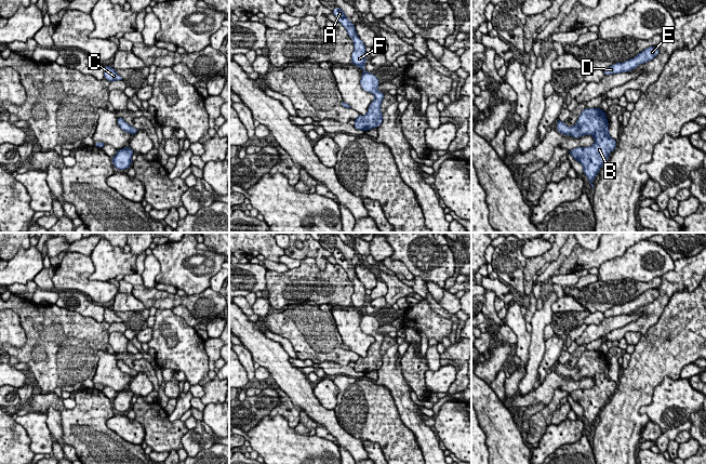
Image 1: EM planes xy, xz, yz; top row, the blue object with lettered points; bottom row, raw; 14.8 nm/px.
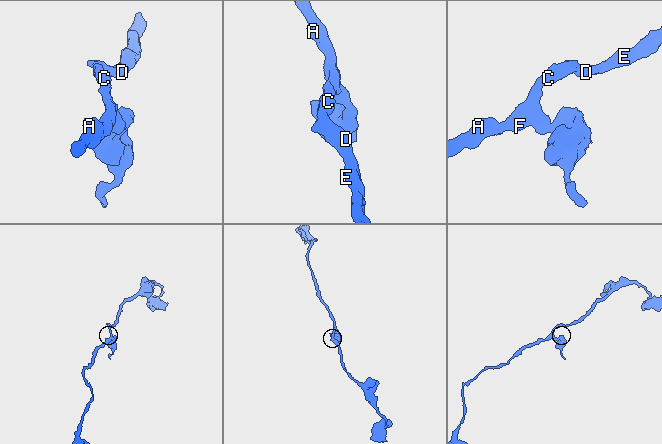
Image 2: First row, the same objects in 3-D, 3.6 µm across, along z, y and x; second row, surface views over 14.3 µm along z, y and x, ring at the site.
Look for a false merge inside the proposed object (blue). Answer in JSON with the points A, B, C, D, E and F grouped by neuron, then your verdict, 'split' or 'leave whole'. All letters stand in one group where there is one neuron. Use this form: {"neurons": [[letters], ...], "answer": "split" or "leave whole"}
{"neurons": [["A", "B", "C", "D", "E", "F"]], "answer": "leave whole"}

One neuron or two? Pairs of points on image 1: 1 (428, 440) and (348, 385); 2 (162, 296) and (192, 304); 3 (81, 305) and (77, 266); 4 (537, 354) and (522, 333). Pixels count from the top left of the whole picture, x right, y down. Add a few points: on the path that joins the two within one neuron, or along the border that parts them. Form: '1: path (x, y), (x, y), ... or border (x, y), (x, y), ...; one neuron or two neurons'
1: border (393, 399), (400, 420), (414, 435), (417, 443); two neurons
2: path (170, 300), (185, 300); one neuron
3: border (57, 290), (79, 290), (98, 304); two neurons
4: border (531, 334), (528, 360), (524, 368); two neurons

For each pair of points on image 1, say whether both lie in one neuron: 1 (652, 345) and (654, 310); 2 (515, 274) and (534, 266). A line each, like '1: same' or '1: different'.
1: different
2: different

